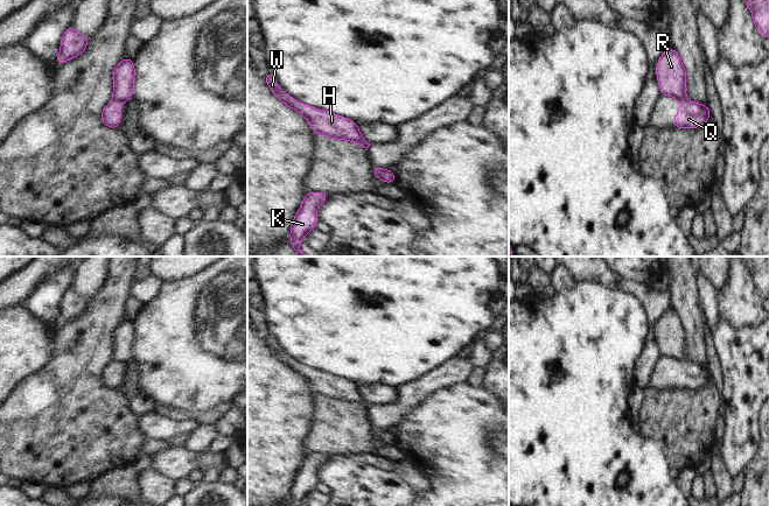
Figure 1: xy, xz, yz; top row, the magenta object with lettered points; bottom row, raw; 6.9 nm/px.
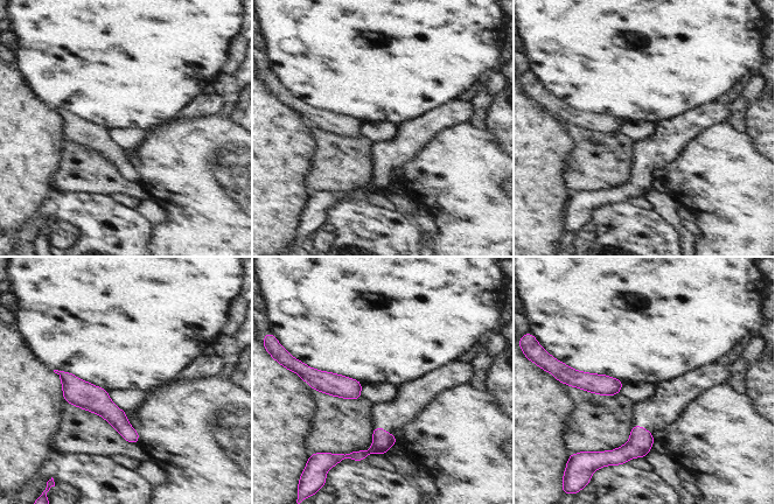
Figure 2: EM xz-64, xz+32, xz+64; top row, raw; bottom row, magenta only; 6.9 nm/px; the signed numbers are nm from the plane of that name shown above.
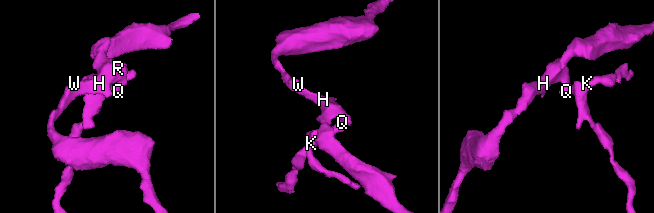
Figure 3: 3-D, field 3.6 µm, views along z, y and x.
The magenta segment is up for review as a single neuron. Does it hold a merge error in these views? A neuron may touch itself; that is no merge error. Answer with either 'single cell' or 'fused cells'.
fused cells

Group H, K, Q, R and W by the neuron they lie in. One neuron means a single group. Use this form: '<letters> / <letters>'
H R W / K Q

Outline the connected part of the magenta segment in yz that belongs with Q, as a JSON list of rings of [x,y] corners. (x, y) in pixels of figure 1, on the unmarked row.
[[[680,361],[679,373],[676,375],[673,384],[677,389],[697,389],[706,385],[711,378],[711,372],[706,366]]]

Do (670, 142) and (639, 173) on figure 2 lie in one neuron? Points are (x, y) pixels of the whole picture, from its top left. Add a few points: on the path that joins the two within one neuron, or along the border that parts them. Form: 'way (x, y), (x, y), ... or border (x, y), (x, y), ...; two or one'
way (662, 149), (647, 165); one

